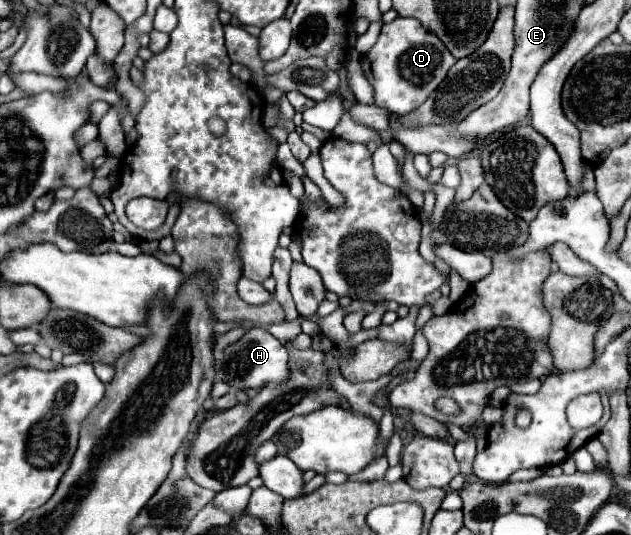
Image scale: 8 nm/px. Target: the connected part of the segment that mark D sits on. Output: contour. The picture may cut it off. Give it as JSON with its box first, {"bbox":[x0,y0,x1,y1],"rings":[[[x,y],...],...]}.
{"bbox":[363,16,457,116],"rings":[[[401,16],[391,24],[383,24],[377,42],[363,56],[365,74],[375,92],[375,104],[399,116],[419,108],[443,82],[455,62],[457,60],[445,48],[445,44],[433,32],[425,30],[419,20]]]}

